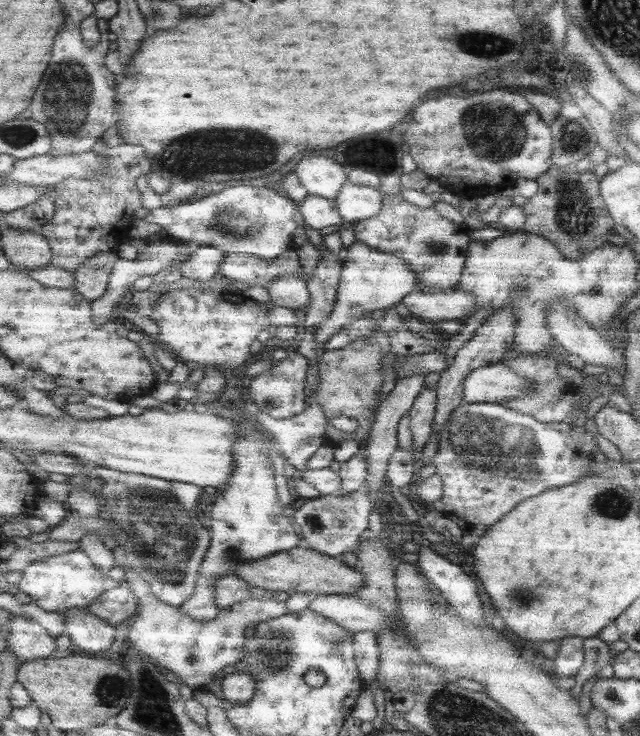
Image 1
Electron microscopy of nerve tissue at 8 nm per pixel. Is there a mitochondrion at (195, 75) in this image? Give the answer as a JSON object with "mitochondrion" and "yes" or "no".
{"mitochondrion":"no"}

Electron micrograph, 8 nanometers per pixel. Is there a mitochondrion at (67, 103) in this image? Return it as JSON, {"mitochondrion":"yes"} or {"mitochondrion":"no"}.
{"mitochondrion":"yes"}

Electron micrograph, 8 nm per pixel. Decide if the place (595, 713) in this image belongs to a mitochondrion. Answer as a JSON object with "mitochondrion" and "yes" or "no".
{"mitochondrion":"no"}

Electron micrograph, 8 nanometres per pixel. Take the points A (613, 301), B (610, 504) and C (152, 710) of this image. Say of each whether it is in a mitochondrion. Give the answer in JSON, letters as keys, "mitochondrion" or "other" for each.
{"A":"other","B":"mitochondrion","C":"mitochondrion"}

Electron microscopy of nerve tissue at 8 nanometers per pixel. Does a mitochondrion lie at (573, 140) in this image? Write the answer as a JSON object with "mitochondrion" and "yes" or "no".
{"mitochondrion":"yes"}

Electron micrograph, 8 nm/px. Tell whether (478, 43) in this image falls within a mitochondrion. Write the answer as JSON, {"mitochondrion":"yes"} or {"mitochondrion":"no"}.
{"mitochondrion":"yes"}

